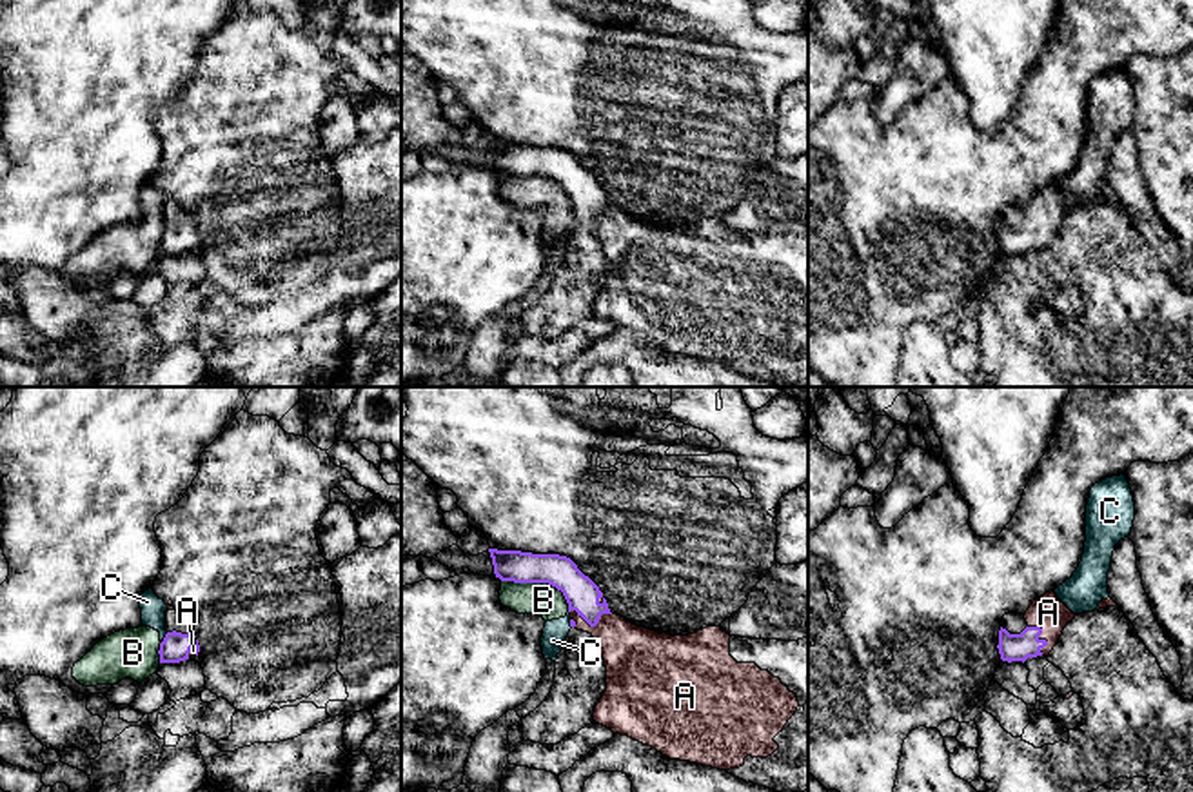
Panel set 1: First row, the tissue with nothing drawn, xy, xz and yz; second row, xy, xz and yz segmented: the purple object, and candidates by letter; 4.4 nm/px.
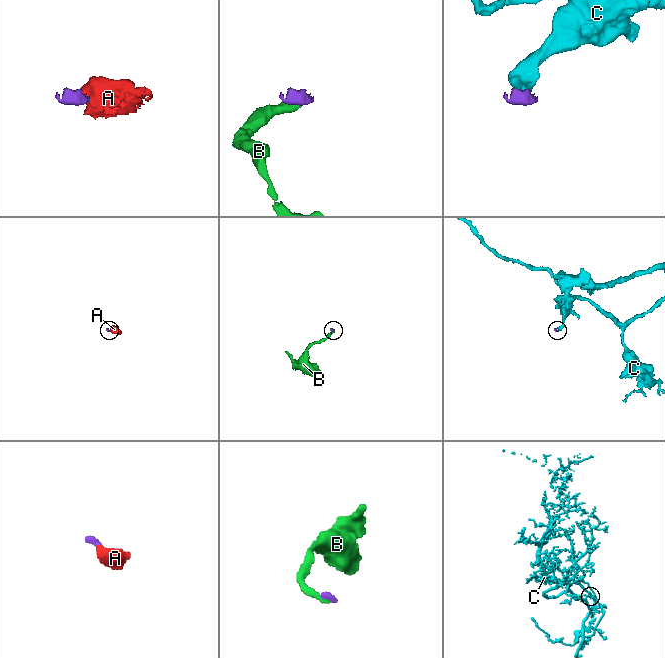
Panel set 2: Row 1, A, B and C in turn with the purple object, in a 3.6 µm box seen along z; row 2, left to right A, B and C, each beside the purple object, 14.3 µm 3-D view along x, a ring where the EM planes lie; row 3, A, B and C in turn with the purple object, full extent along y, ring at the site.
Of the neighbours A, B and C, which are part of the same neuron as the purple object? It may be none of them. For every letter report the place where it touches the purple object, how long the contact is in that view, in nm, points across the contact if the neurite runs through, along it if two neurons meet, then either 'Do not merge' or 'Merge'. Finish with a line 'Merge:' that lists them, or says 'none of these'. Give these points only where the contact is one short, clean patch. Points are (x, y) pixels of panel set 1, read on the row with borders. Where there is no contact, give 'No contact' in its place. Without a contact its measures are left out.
A: Touches purple at xz (591, 625). Shared border 190 nm. Path across: xz (581, 594), (591, 614), (591, 625), (603, 625), (636, 658). Merge
B: Touches purple at xz (542, 582). Shared border 340 nm. Boundary: xz (502, 580), (547, 582), (561, 593), (569, 611). Do not merge
C: Touches purple at xy (164, 638). Shared border 50 nm. Boundary: xy (167, 633), (162, 642). Do not merge
Merge: A

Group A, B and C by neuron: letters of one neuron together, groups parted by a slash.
A / B C

